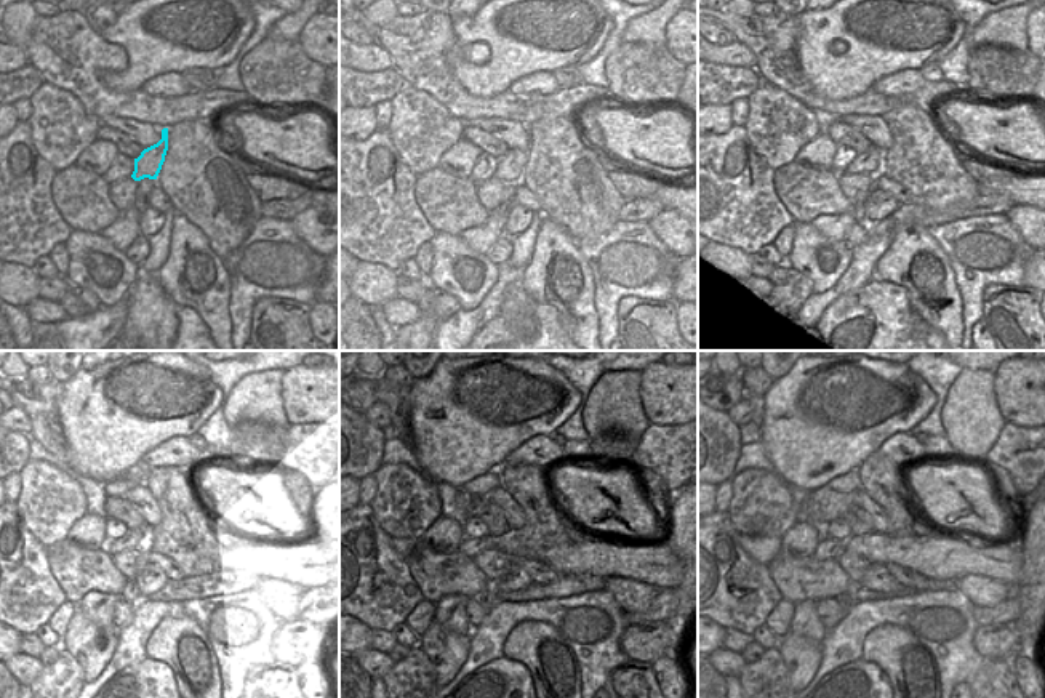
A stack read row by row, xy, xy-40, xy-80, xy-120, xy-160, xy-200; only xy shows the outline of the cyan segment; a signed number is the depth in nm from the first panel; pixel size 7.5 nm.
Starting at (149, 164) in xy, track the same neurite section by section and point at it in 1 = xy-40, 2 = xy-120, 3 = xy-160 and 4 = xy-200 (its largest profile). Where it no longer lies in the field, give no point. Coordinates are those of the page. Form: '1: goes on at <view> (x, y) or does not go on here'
1: goes on at xy-40 (509, 167)
2: goes on at xy-120 (135, 538)
3: goes on at xy-160 (469, 546)
4: goes on at xy-200 (828, 549)

